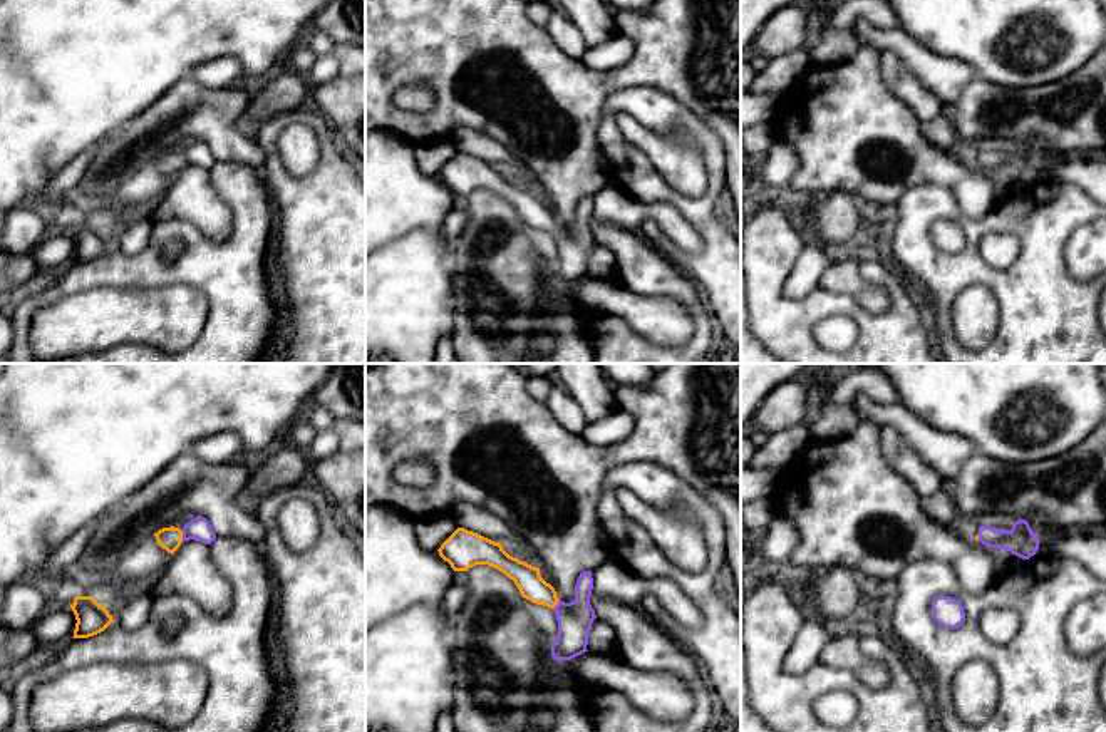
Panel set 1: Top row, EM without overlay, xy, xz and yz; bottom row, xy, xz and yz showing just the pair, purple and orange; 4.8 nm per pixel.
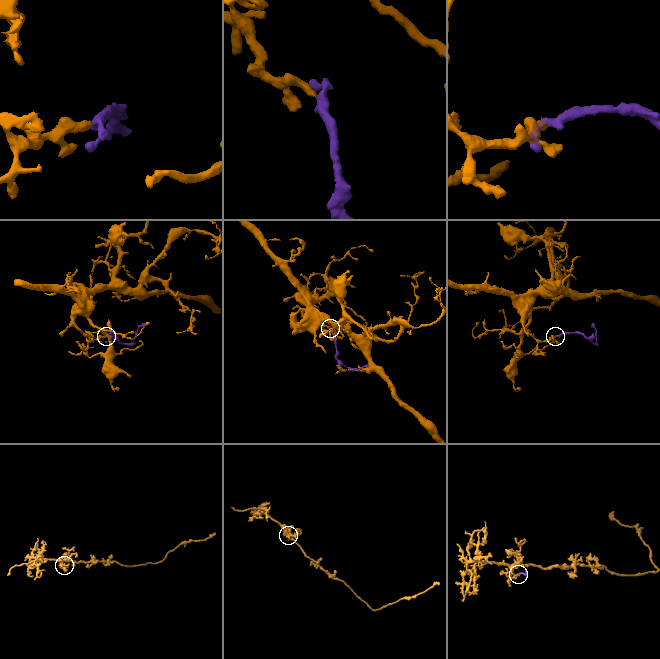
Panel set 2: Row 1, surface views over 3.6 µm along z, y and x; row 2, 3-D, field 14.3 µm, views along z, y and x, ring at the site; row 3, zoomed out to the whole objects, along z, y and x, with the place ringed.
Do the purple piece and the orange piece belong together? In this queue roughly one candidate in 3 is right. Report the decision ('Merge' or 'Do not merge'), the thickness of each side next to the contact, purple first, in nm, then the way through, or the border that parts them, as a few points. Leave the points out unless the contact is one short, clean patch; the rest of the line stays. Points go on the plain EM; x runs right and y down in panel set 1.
Merge. Thickness 110 nm (purple) against 110 nm. Path across: xy (200, 154), (191, 154), (183, 161), (168, 163)

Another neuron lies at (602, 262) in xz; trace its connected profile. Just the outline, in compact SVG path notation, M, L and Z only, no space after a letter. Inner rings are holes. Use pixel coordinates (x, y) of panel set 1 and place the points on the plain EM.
M595 243L588 260L590 278L610 280L615 270L615 255L603 245Z

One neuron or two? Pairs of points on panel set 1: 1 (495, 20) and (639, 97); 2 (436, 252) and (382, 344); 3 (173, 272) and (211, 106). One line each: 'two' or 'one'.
1: two
2: one
3: two

